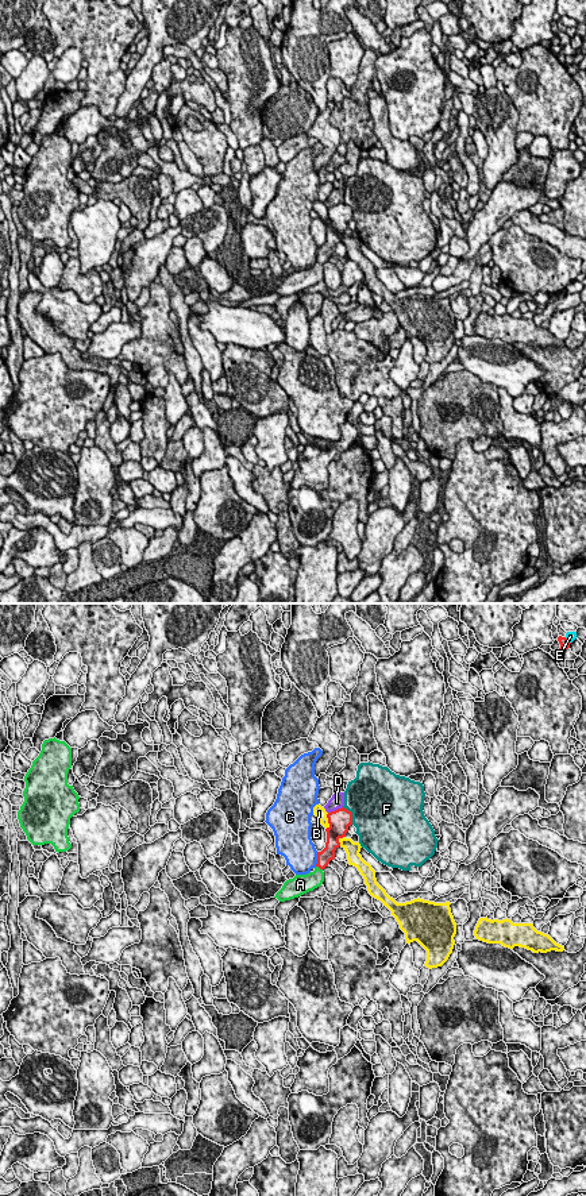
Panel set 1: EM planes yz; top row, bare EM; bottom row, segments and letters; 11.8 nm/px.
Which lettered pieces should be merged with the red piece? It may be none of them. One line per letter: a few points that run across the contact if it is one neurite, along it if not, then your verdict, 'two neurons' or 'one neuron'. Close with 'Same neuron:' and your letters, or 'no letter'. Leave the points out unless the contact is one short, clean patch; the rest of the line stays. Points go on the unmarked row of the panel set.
A: line yz (328, 247), (319, 262), (305, 278); one neuron
B: two neurons
C: line yz (317, 247), (317, 258), (315, 261); two neurons
D: two neurons
E: two neurons
F: two neurons
Same neuron: A

